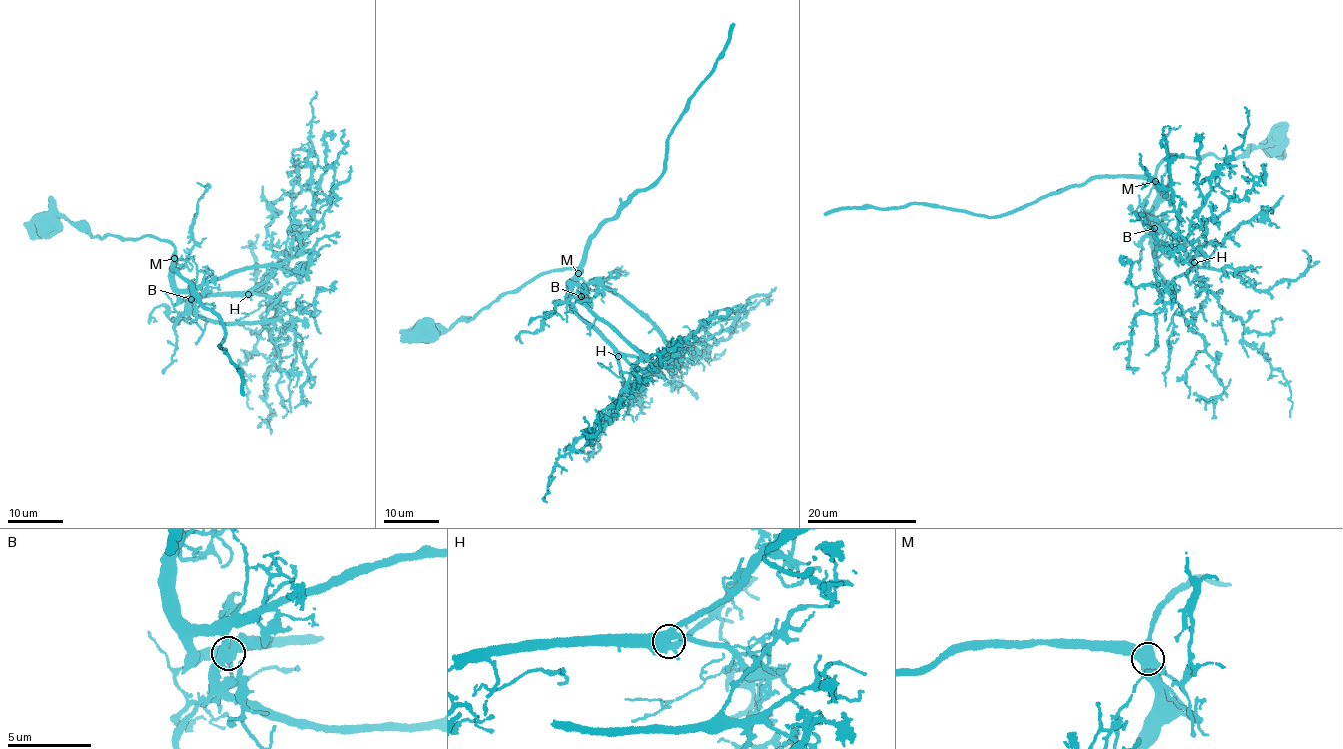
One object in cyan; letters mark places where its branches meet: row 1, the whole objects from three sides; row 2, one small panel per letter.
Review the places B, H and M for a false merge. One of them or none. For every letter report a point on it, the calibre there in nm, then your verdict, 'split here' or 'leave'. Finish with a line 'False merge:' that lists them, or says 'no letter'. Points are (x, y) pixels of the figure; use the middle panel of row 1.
B: at (581, 296); 460 nm thick; leave
H: at (618, 356); 440 nm thick; leave
M: at (578, 273); 600 nm thick; leave
False merge: no letter

